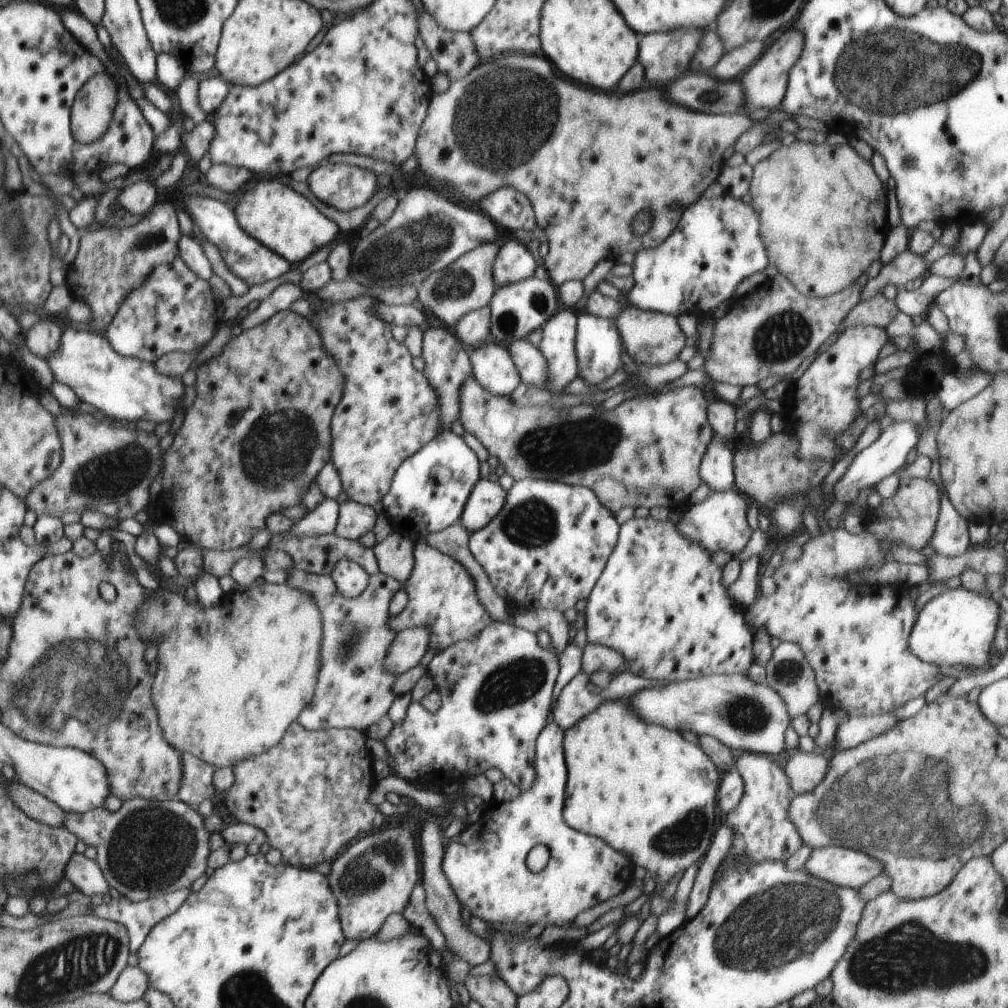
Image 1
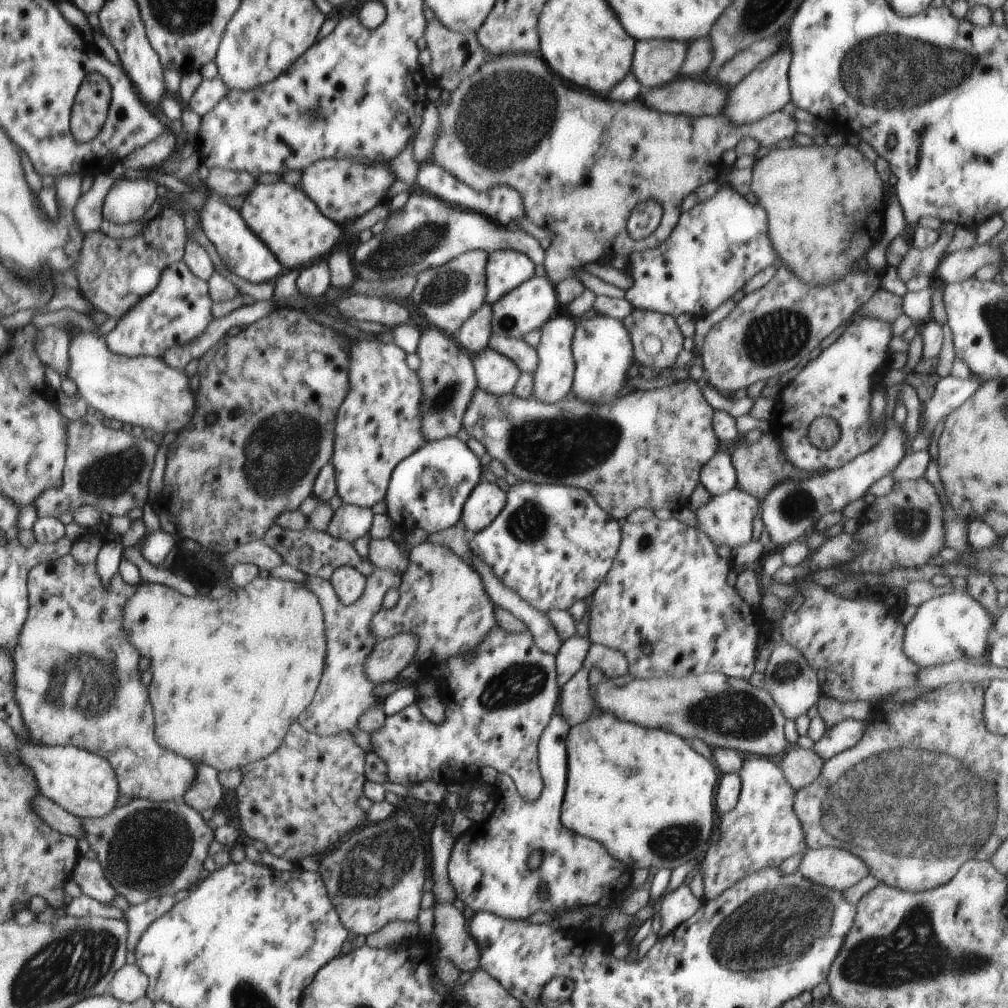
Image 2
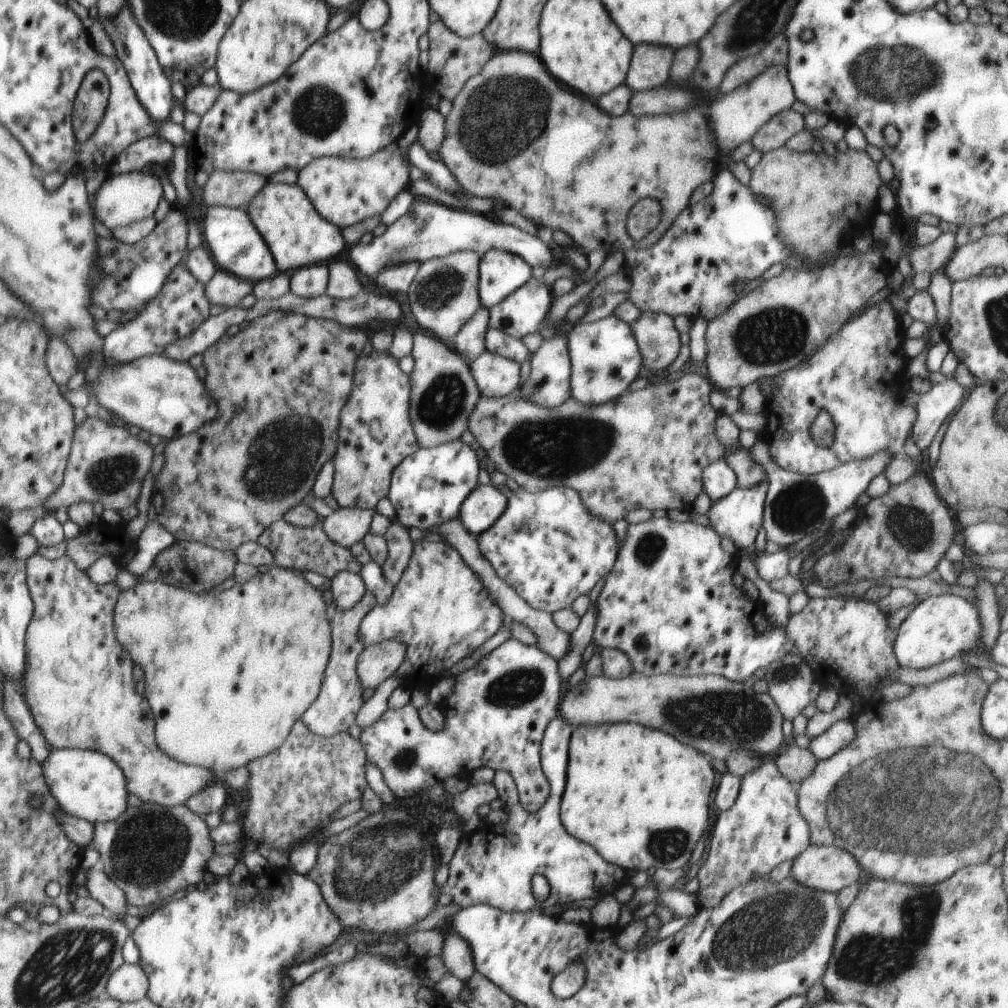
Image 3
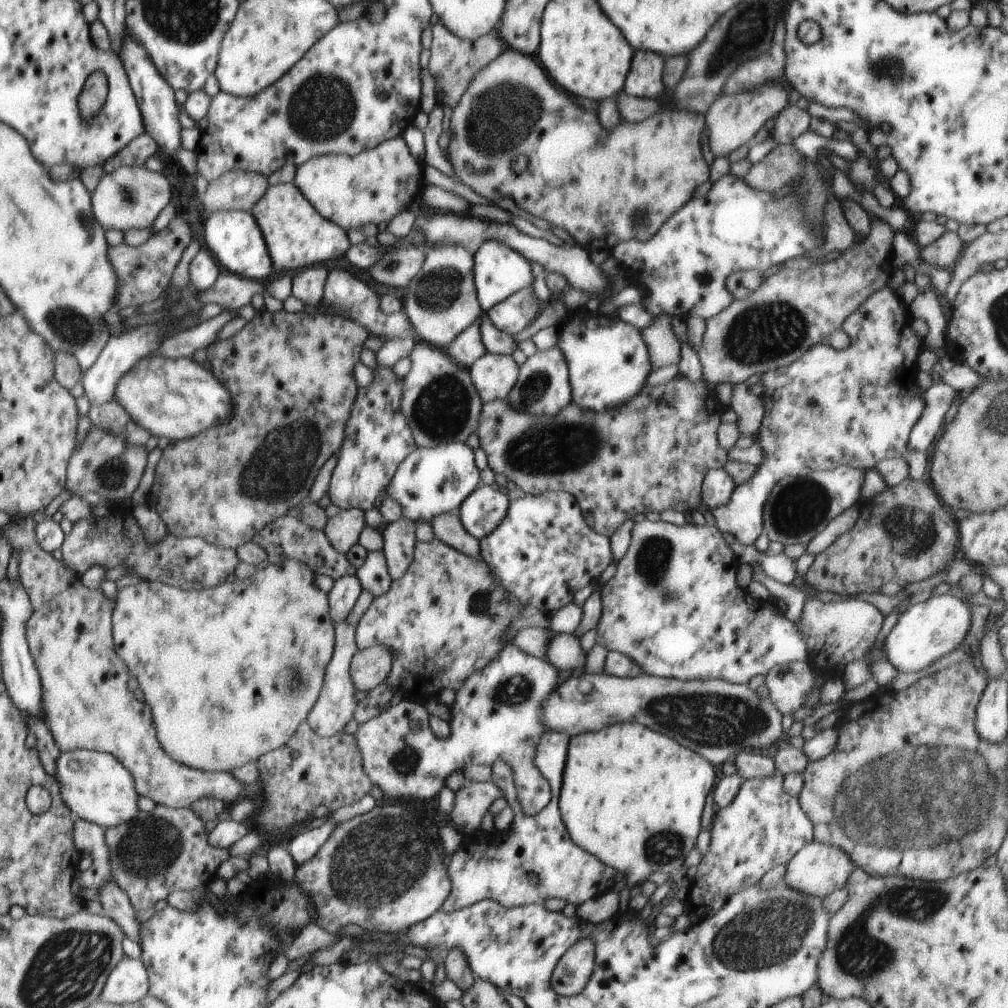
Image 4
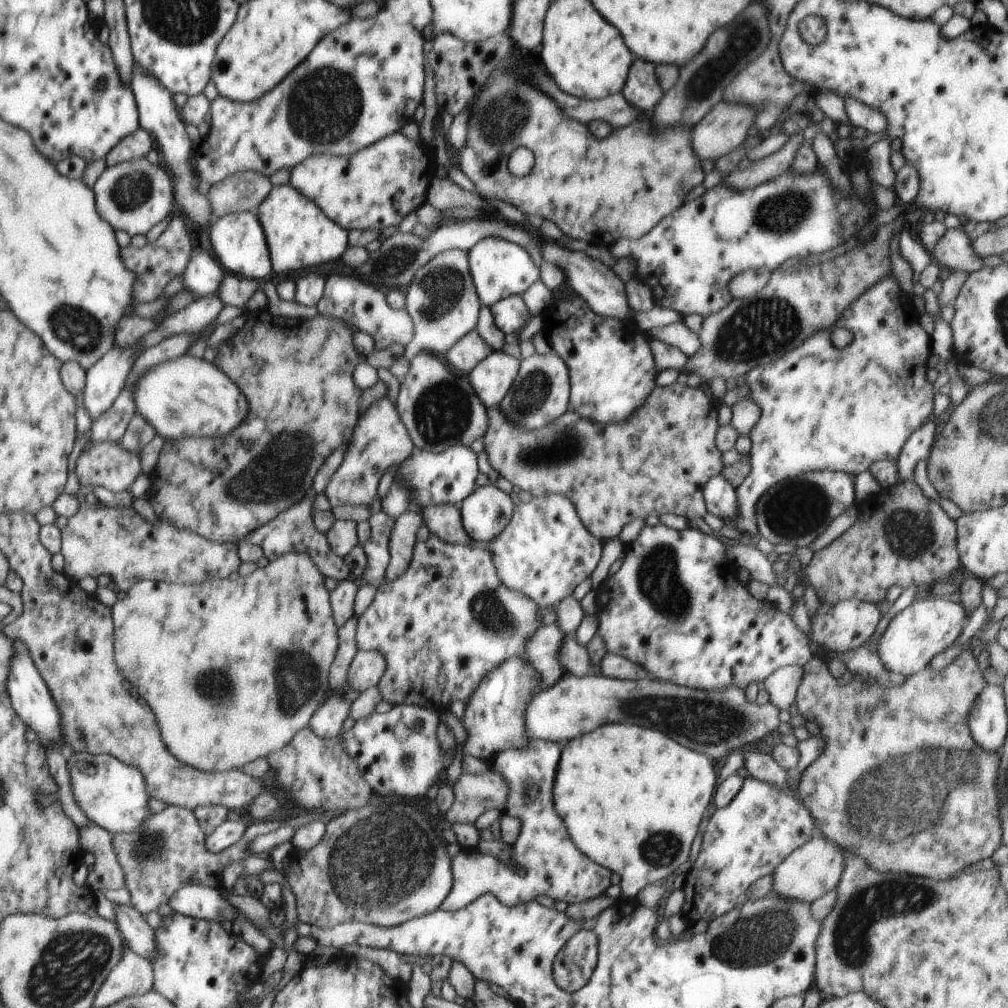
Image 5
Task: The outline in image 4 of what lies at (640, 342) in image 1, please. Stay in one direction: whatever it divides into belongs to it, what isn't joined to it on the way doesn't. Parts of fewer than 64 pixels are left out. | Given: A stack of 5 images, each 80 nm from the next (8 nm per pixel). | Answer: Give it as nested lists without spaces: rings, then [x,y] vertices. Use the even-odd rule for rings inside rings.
[[[655,315],[646,328],[639,329],[649,352],[651,372],[679,363],[680,343],[673,331],[671,320],[670,315]]]

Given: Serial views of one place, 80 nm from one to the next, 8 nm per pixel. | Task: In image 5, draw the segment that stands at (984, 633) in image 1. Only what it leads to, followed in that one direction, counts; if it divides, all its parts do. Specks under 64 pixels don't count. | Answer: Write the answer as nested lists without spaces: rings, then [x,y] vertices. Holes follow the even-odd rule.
[[[927,597],[899,612],[888,624],[878,646],[881,661],[889,672],[912,676],[929,666],[930,660],[953,646],[967,624],[967,612],[960,600],[950,597]]]

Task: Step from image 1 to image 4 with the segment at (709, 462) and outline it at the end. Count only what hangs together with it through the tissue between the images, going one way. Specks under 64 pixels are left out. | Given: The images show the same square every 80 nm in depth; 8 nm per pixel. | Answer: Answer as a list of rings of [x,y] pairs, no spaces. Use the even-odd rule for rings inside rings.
[[[725,467],[710,469],[703,480],[701,500],[706,502],[708,510],[712,510],[727,504],[736,487],[734,479],[725,471]]]

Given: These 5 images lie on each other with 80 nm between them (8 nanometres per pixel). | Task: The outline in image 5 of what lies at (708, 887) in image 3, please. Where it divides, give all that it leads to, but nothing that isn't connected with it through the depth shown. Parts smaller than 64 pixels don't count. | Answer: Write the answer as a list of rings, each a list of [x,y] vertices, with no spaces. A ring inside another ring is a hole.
[[[746,777],[732,802],[725,807],[715,808],[708,816],[709,822],[699,857],[690,871],[683,876],[686,879],[682,887],[685,899],[680,912],[689,927],[699,920],[712,922],[716,917],[731,911],[754,882],[774,872],[789,854],[817,834],[813,816],[800,800],[796,800],[775,784],[754,777]]]

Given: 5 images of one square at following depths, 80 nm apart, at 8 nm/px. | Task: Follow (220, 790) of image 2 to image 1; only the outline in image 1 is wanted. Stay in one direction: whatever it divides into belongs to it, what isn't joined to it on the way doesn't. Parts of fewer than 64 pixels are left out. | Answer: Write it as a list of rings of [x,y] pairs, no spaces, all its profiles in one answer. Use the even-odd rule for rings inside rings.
[[[188,752],[180,753],[180,762],[184,766],[184,778],[177,799],[197,810],[200,803],[210,800],[215,794],[213,780],[216,769]]]

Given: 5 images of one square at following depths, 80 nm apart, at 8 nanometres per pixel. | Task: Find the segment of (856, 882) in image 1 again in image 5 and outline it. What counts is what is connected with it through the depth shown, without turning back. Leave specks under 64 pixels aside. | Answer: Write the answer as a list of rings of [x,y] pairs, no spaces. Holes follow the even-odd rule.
[[[816,834],[776,867],[773,874],[773,892],[785,899],[813,903],[821,896],[831,894],[836,890],[844,869],[845,856],[841,848]]]

